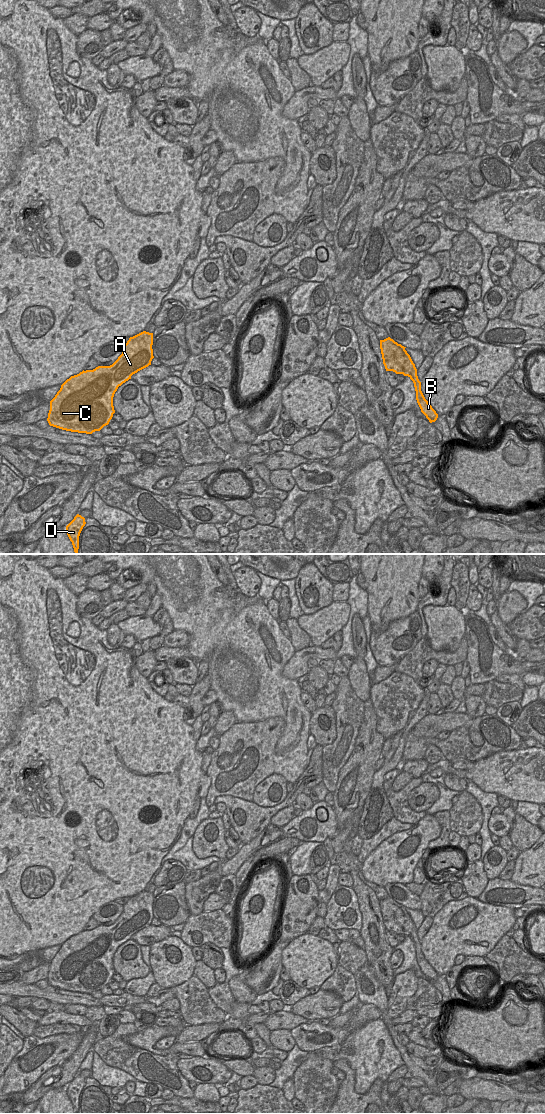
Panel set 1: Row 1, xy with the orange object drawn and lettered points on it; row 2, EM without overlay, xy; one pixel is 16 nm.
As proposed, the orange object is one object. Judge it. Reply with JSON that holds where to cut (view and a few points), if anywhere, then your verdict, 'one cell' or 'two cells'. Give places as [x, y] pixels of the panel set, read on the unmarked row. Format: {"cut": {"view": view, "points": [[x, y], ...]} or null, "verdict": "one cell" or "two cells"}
{"cut": null, "verdict": "one cell"}

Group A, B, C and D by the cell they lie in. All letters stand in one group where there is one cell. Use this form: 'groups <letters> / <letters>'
groups A B C D

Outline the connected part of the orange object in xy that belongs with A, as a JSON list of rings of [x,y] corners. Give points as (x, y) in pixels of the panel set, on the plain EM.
[[[143,891],[130,897],[123,912],[110,926],[98,926],[71,936],[50,961],[47,981],[50,986],[78,993],[92,994],[108,985],[115,973],[113,957],[118,947],[131,939],[138,931],[151,925],[153,916],[153,893]]]

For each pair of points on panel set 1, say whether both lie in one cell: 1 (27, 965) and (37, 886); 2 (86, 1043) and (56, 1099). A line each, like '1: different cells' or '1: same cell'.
1: different cells
2: different cells

